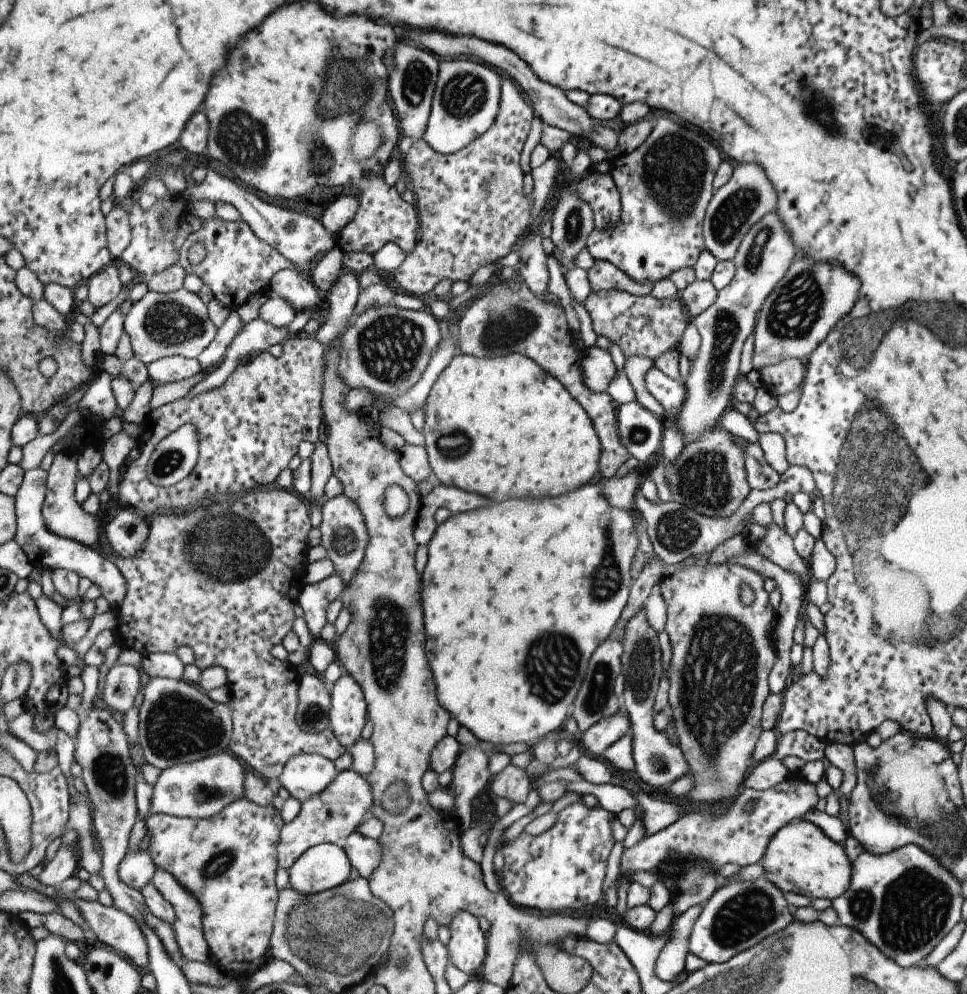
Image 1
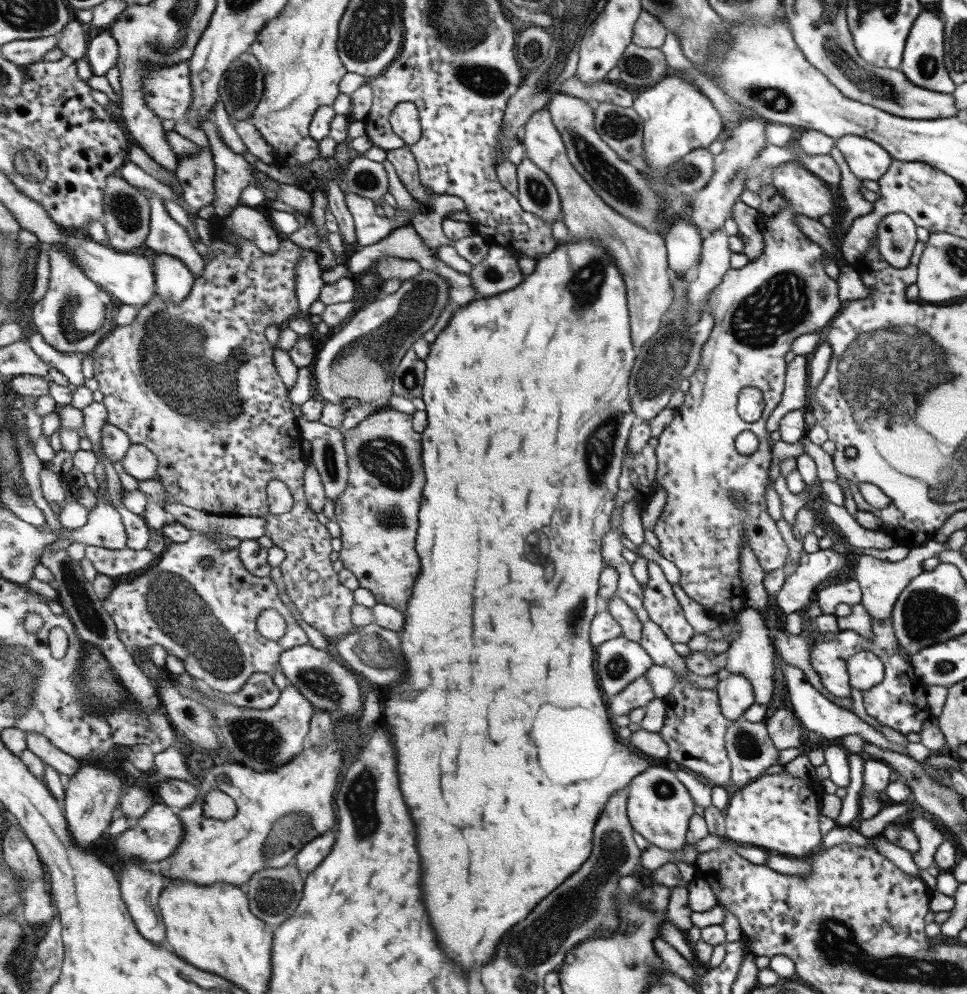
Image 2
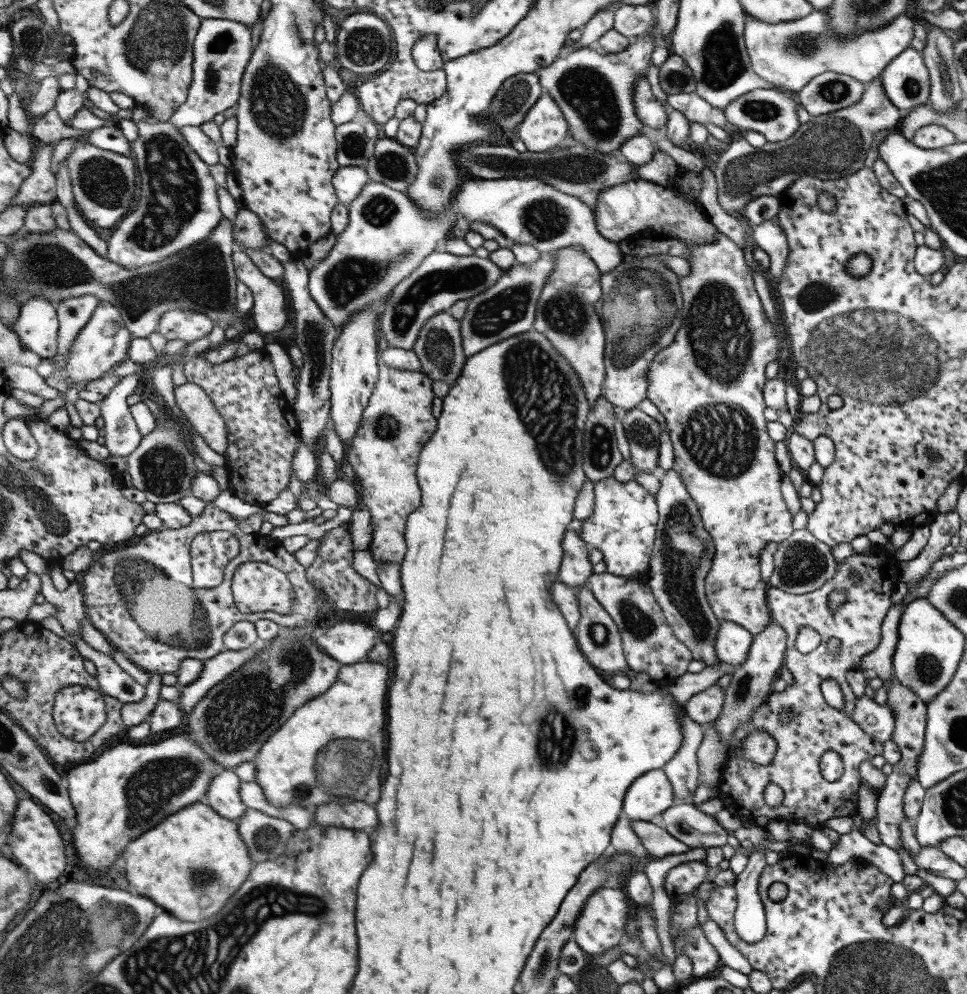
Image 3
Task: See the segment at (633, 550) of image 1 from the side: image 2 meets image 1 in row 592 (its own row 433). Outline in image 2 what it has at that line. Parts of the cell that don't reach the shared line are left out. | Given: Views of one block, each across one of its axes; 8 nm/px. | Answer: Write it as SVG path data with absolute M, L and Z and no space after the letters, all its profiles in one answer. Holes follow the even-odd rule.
M571 240L567 244L557 244L553 252L539 260L537 272L525 276L525 282L519 288L493 298L481 296L469 306L463 306L463 310L457 312L451 324L441 332L437 342L431 344L431 354L425 362L427 382L423 400L427 406L429 426L423 432L423 446L429 482L425 486L425 502L421 504L421 528L417 536L423 570L413 590L413 602L409 602L405 632L401 634L407 672L385 688L389 690L389 696L383 702L385 714L381 722L389 732L393 730L391 734L397 738L397 754L401 754L401 790L405 790L405 802L413 806L417 834L421 834L421 858L425 858L425 906L429 906L429 914L433 914L433 926L437 926L437 934L441 934L445 954L449 954L449 958L467 972L473 972L479 964L489 964L499 952L501 938L505 938L515 924L523 922L537 904L545 902L553 890L557 890L589 860L593 852L593 824L597 824L609 798L617 790L627 788L637 774L649 768L641 754L617 736L613 720L607 718L607 708L603 706L593 674L593 648L589 644L589 622L595 614L597 576L605 570L601 540L611 530L611 514L619 492L627 440L637 422L629 404L629 378L637 350L629 342L625 304L627 290L621 280L623 278L613 258L599 242ZM535 548L545 548L545 554L535 554Z

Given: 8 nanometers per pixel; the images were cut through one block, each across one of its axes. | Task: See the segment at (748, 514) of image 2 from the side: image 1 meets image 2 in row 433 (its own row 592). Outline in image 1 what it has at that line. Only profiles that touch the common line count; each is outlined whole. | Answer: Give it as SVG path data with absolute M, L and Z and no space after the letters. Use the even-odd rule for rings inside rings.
M707 562L705 566L689 566L689 568L683 568L679 572L675 572L673 576L665 576L659 586L661 586L661 596L665 600L665 606L667 606L667 620L665 620L665 632L669 634L669 642L671 642L671 662L669 662L669 674L667 674L667 680L669 680L669 698L667 698L667 712L669 716L673 718L673 724L675 724L675 736L677 736L677 746L681 748L683 752L683 758L687 760L687 764L691 766L691 774L695 778L695 788L683 796L683 802L719 802L723 798L727 800L733 800L737 794L739 794L739 788L747 776L747 772L755 766L751 762L751 752L753 752L753 746L755 746L755 740L759 736L759 732L763 730L761 728L761 714L763 714L763 702L765 698L771 694L769 690L769 682L767 682L767 676L773 668L773 662L775 662L775 638L773 638L773 626L775 626L775 610L769 606L769 594L765 592L765 586L763 586L763 576L757 574L757 572L747 572L743 570L741 566L731 566L731 564L711 564ZM741 586L749 586L753 590L753 604L743 604L741 602Z

